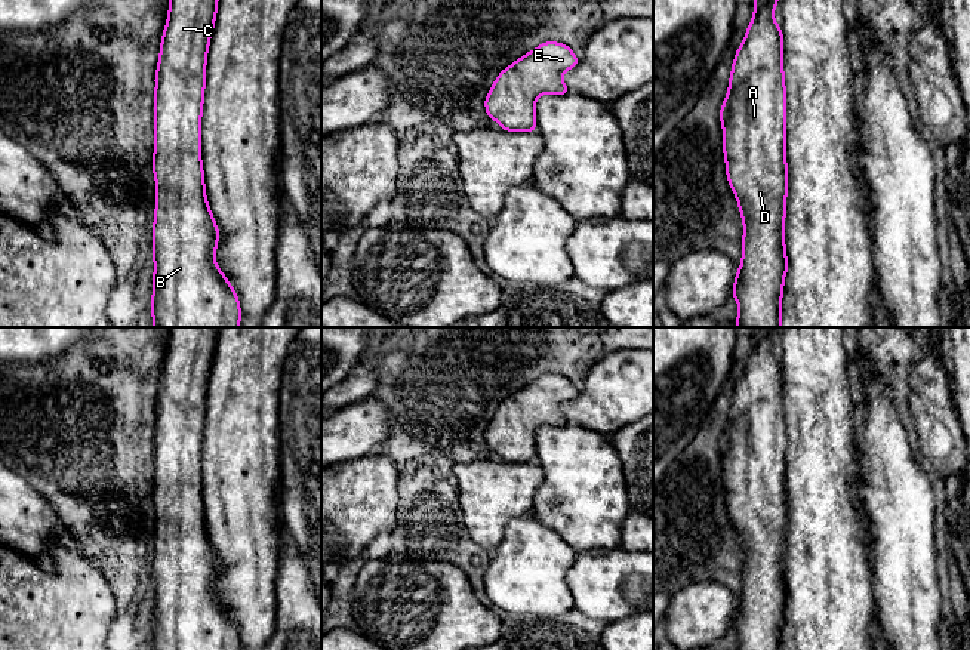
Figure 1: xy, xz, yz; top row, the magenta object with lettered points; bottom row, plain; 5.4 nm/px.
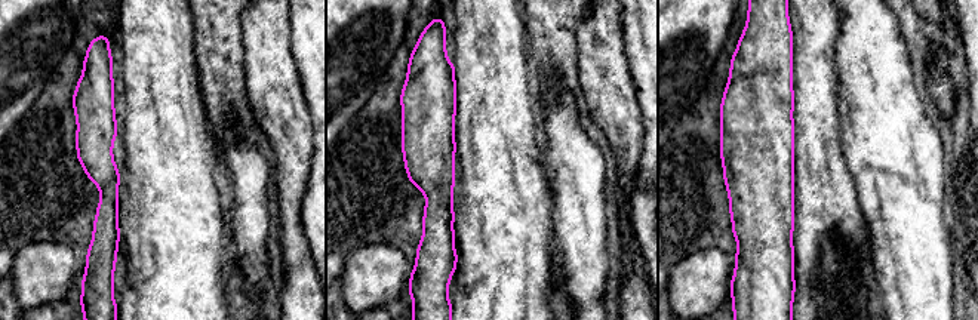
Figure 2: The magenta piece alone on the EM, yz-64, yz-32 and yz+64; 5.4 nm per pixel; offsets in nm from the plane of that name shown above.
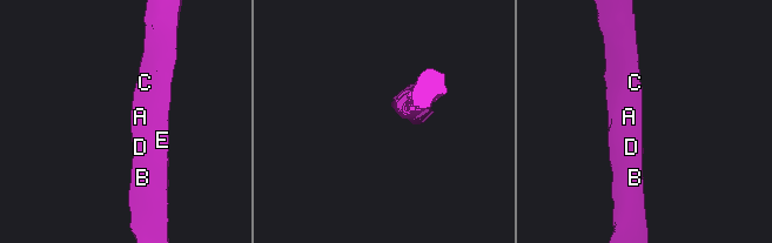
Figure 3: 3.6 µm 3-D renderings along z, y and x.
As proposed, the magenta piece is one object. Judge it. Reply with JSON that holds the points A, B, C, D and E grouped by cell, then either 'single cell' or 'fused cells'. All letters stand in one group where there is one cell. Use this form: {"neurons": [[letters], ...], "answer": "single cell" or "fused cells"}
{"neurons": [["A", "B", "C", "D", "E"]], "answer": "single cell"}

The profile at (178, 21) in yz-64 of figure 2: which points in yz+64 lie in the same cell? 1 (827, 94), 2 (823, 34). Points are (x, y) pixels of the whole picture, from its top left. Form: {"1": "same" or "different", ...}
{"1": "same", "2": "same"}

